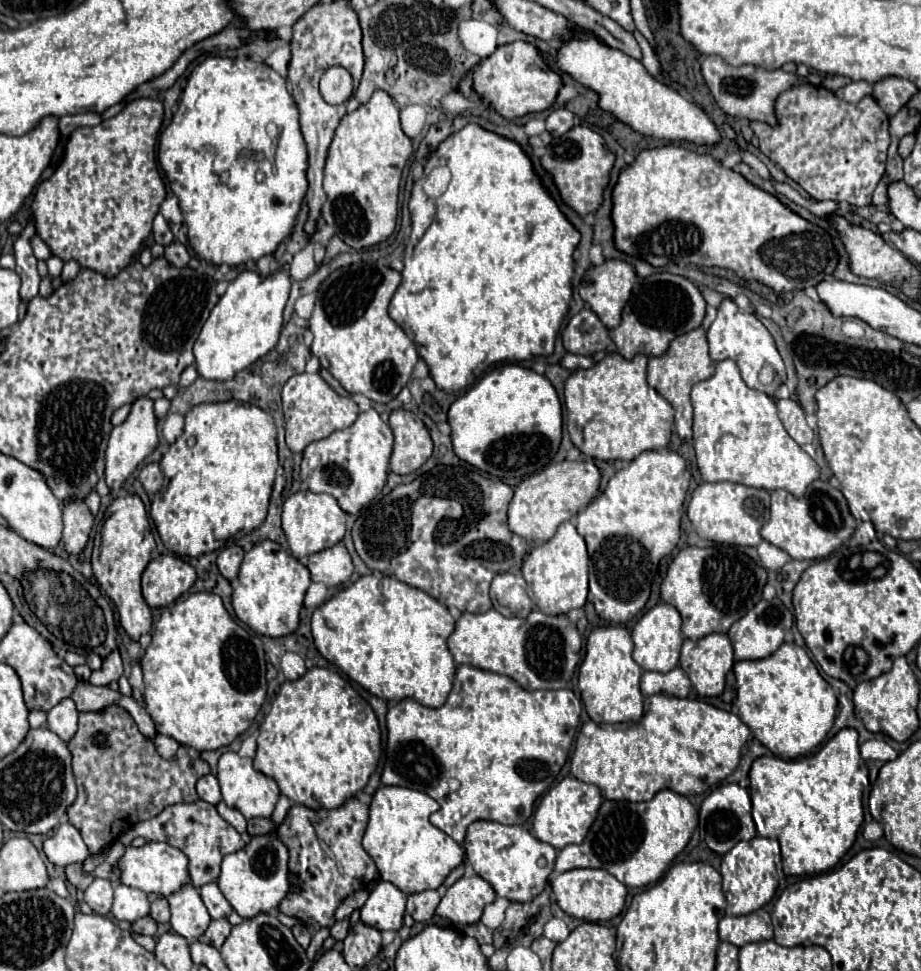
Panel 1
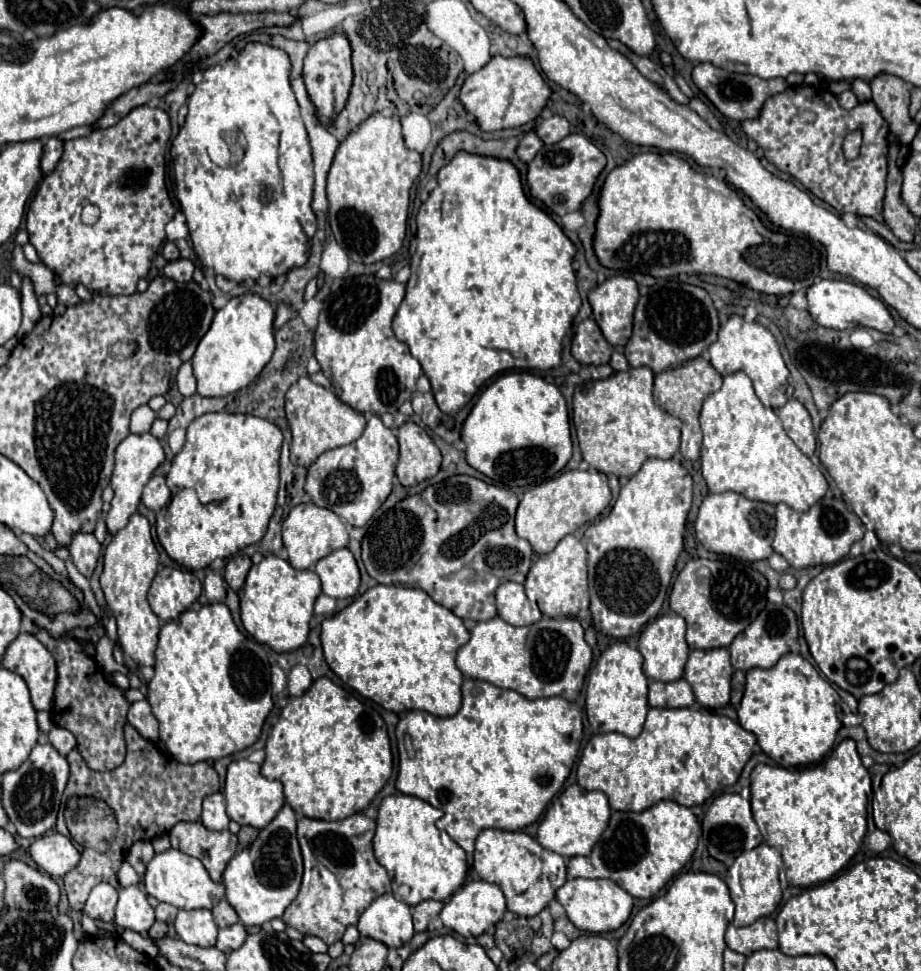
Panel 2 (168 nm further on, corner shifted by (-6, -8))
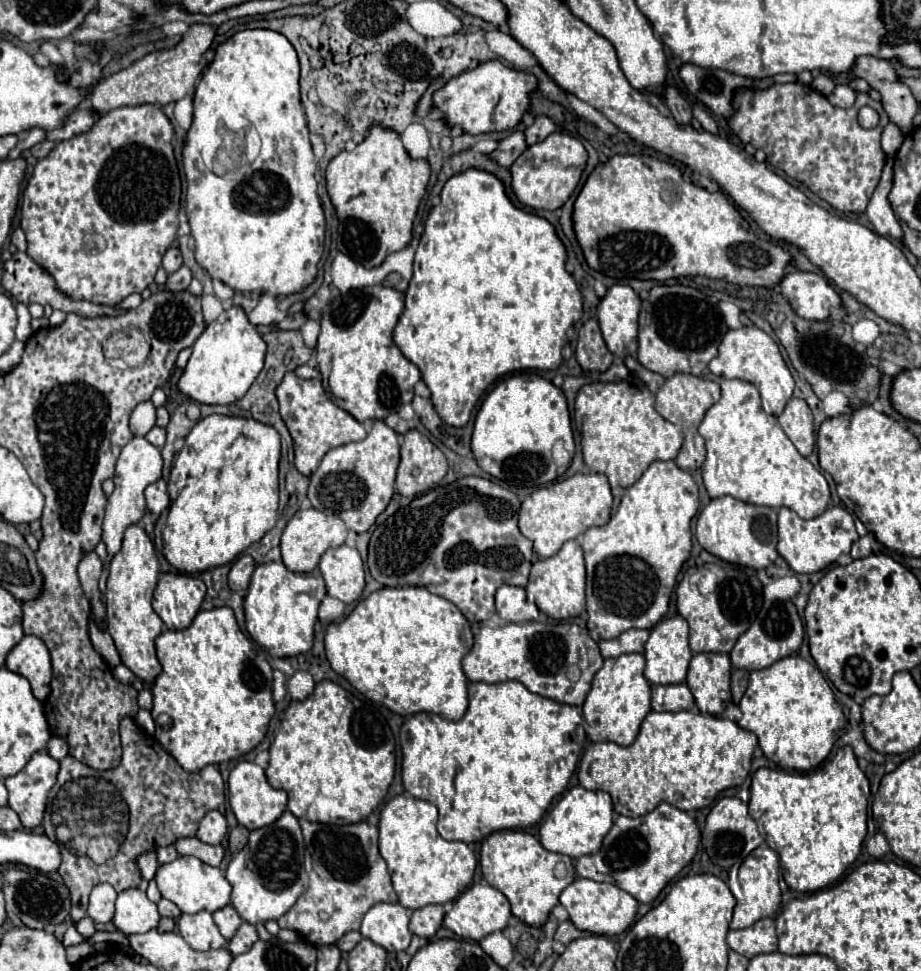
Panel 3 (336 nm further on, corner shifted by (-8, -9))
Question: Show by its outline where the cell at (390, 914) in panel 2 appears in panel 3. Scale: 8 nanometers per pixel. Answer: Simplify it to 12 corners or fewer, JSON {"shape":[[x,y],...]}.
{"shape":[[378,903],[360,933],[386,951],[410,945],[410,911]]}

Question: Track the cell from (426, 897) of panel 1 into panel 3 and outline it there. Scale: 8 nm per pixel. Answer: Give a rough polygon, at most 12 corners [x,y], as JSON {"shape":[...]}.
{"shape":[[444,907],[416,909],[410,931],[432,939],[442,925]]}

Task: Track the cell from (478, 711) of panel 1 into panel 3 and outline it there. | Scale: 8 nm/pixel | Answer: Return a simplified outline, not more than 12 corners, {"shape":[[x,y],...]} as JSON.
{"shape":[[470,683],[408,717],[404,789],[438,833],[536,825],[576,771],[578,707]]}

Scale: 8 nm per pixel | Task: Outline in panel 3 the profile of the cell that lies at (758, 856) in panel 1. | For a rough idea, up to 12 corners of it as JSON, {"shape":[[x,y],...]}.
{"shape":[[766,843],[732,867],[730,929],[780,909],[780,857]]}

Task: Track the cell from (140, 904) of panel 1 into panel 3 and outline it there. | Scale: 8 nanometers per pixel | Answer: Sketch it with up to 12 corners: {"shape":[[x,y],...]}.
{"shape":[[140,889],[116,899],[116,929],[132,935],[154,929],[156,905]]}

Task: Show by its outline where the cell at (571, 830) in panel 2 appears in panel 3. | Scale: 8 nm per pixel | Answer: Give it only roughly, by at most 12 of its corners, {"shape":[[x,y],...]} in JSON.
{"shape":[[572,787],[542,821],[540,843],[594,855],[612,827],[606,791]]}

